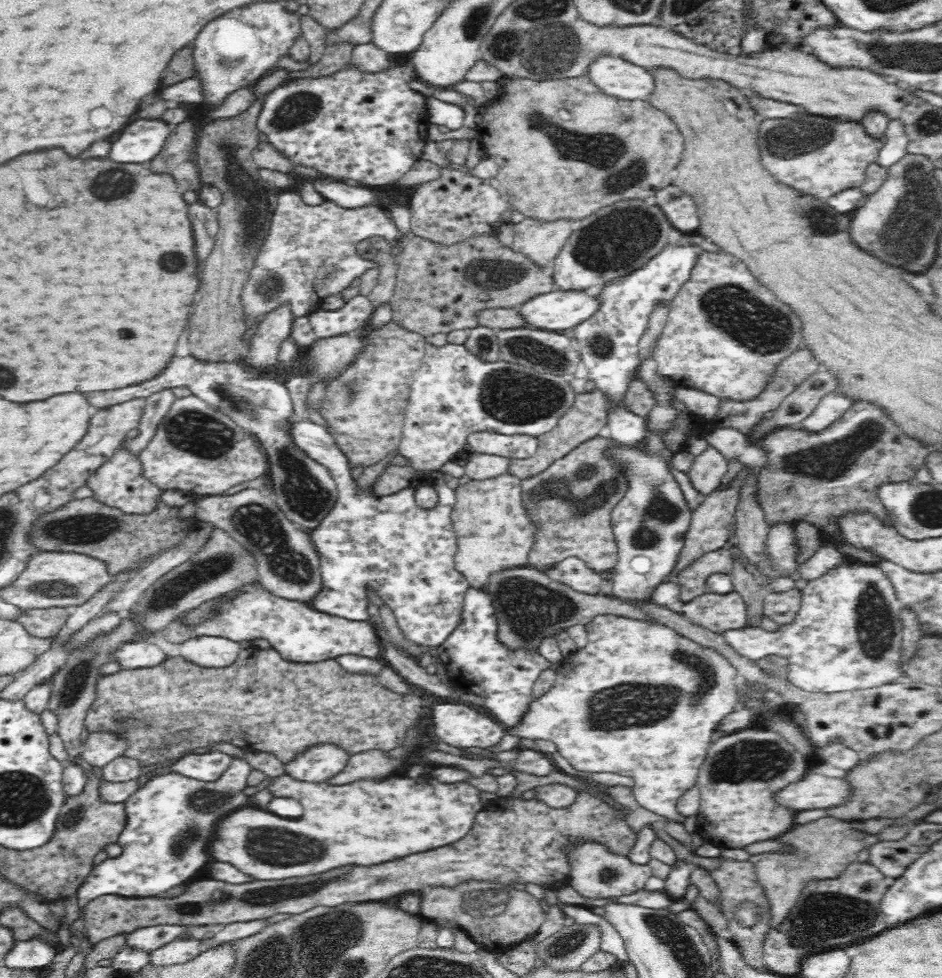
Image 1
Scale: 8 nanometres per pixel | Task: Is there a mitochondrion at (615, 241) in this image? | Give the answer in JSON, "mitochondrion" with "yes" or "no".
{"mitochondrion":"yes"}

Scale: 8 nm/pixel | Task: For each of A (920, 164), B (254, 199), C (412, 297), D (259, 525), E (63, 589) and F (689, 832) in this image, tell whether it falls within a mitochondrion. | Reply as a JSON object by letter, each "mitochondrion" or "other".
{"A":"mitochondrion","B":"mitochondrion","C":"other","D":"mitochondrion","E":"mitochondrion","F":"other"}

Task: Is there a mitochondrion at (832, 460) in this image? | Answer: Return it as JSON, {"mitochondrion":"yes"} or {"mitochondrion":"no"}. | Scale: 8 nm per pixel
{"mitochondrion":"yes"}

